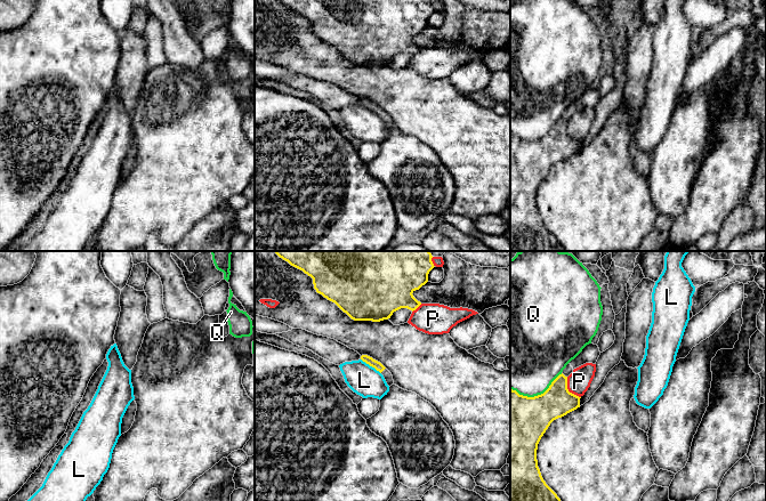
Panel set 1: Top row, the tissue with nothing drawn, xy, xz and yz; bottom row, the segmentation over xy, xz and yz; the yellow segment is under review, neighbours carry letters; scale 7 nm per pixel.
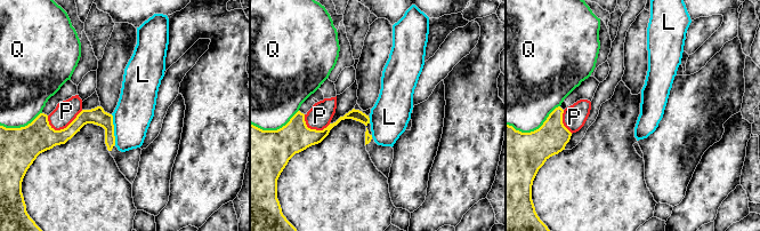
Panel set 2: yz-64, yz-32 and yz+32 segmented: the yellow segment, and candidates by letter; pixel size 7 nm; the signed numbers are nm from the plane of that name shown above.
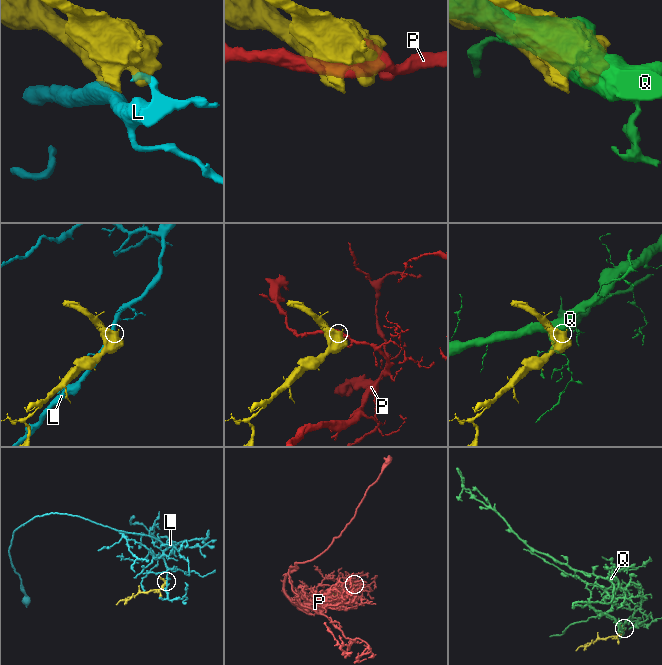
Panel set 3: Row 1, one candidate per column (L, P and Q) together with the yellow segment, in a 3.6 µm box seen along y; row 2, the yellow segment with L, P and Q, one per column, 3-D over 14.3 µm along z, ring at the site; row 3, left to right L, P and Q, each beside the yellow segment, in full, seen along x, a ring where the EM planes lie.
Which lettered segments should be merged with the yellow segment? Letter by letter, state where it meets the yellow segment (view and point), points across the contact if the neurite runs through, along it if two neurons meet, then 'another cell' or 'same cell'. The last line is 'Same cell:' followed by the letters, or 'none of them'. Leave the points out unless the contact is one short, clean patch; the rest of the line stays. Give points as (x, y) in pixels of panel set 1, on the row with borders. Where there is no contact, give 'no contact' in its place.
L: meets yellow in xz at (371, 365); border along xz (361, 358), (380, 373); another cell
P: meets yellow in yz at (567, 389); another cell
Q: meets yellow in yz at (538, 395); another cell
Same cell: none of them

